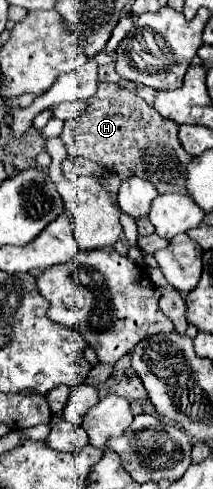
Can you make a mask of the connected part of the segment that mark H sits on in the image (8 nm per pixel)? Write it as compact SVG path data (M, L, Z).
M101 82L97 94L89 100L89 108L77 118L65 120L61 140L69 156L81 156L97 164L115 164L123 180L127 176L143 176L155 184L159 194L187 194L187 164L193 160L177 138L179 124L157 114L135 92L113 82Z

